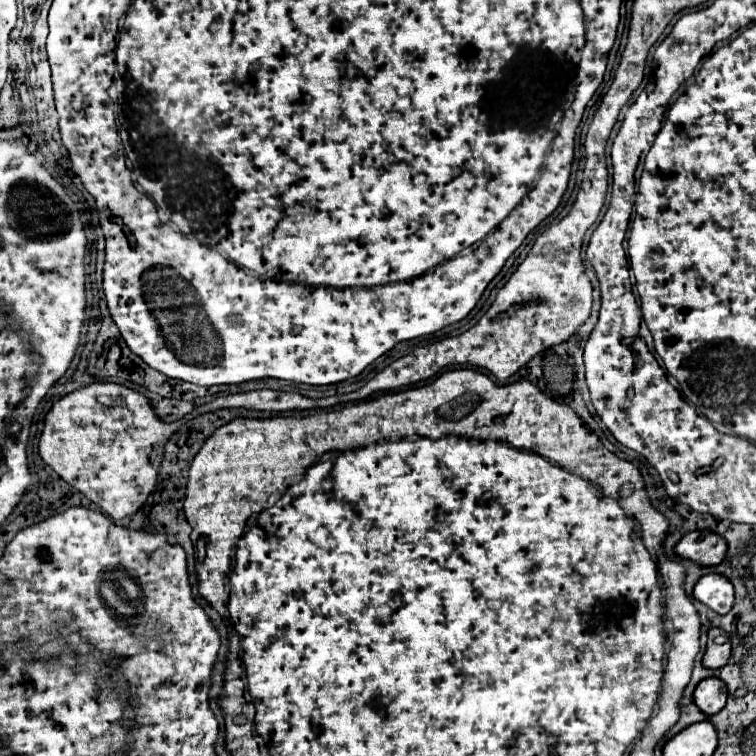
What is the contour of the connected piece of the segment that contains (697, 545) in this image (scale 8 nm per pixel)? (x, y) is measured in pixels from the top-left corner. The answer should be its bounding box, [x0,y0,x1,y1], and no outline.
[675,529,727,565]

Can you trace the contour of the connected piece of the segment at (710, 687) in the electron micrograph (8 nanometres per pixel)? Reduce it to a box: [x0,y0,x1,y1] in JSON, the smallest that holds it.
[695,677,727,715]

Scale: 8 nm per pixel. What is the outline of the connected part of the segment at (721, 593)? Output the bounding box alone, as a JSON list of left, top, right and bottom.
[693,573,735,615]

